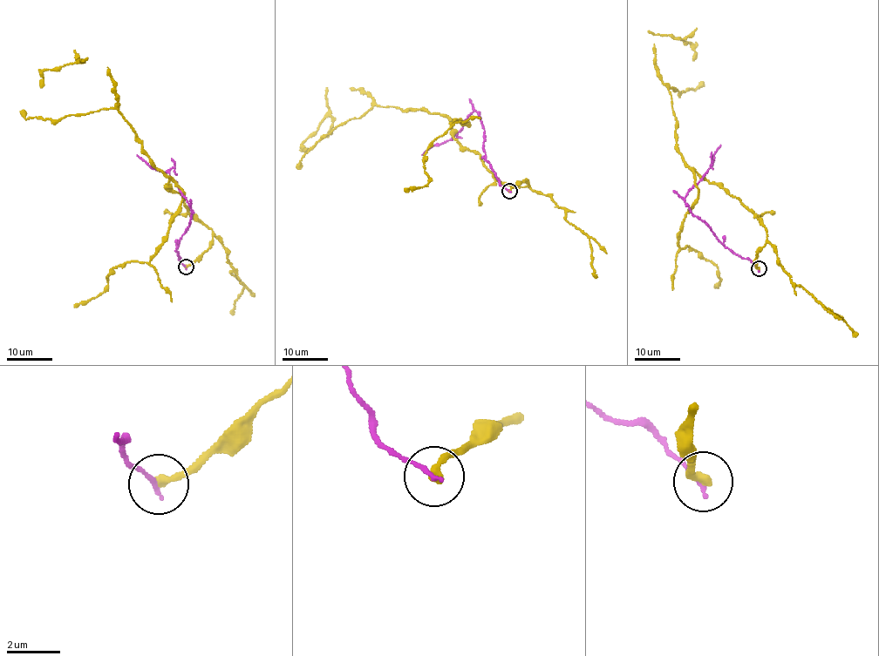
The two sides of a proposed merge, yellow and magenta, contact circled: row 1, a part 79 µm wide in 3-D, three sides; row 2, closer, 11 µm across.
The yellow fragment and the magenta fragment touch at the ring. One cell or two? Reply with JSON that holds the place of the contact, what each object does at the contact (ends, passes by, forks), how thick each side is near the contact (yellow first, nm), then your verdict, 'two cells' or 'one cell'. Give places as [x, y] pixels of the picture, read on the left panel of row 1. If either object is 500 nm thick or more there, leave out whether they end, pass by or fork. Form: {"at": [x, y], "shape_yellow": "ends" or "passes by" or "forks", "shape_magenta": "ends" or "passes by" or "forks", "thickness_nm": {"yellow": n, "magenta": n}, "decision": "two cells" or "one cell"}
{"at": [186, 267], "shape_yellow": "ends", "shape_magenta": "ends", "thickness_nm": {"yellow": 360, "magenta": 180}, "decision": "two cells"}

